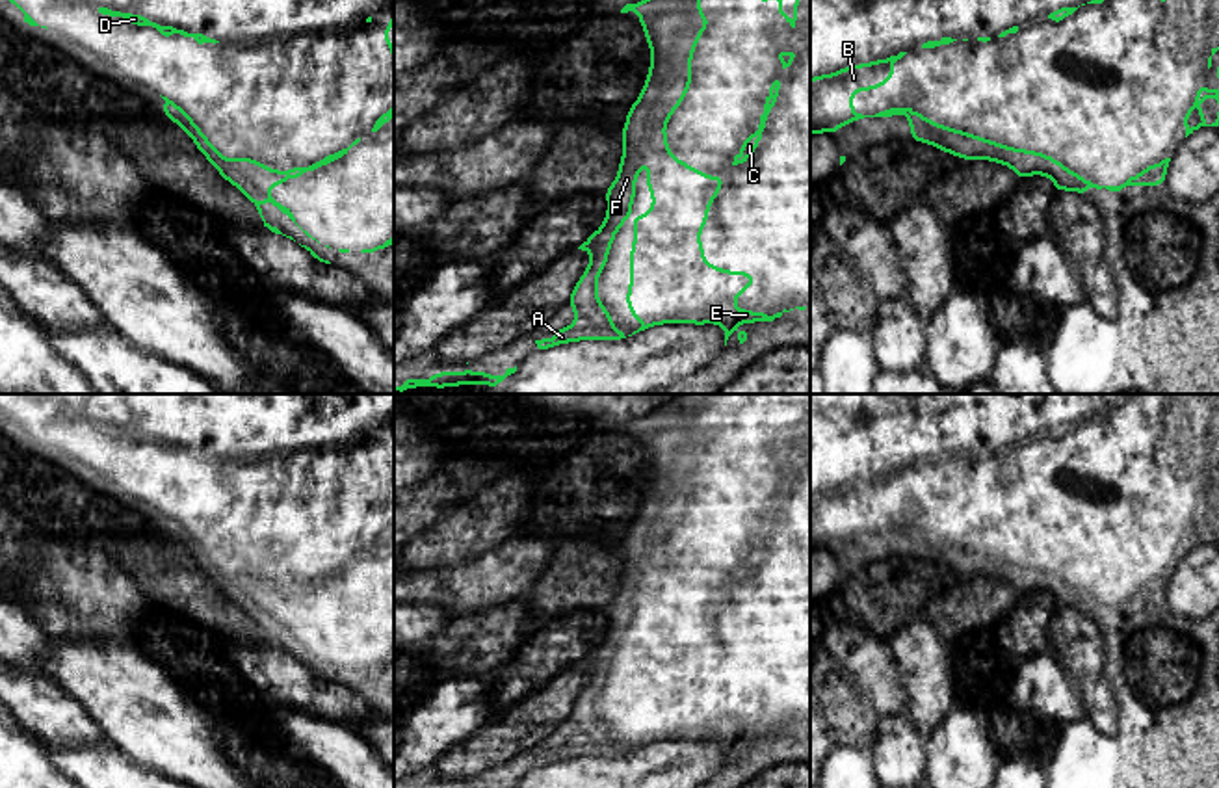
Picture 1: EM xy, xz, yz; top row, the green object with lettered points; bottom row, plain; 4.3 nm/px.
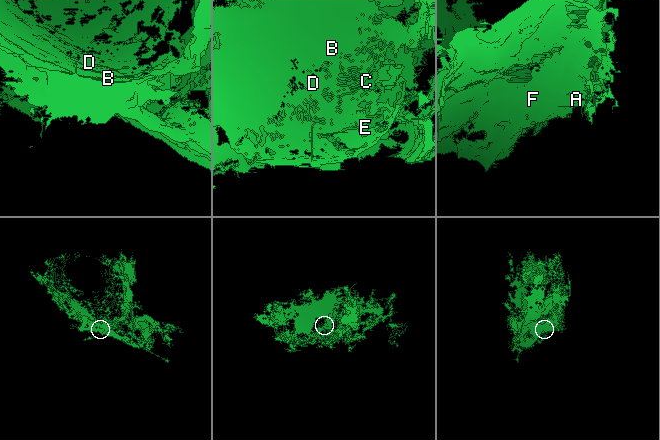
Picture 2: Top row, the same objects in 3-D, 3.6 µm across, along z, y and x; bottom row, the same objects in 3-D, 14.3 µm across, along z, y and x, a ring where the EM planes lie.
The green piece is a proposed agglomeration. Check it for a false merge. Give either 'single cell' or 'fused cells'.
single cell

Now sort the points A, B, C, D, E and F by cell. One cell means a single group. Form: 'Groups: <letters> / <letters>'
Groups: A B C D E F

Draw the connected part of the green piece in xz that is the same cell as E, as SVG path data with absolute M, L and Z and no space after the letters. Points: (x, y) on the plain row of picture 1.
M676 394L647 416L621 426L639 429L652 470L650 483L637 517L626 528L619 589L602 610L608 615L604 639L578 663L589 667L591 676L567 717L574 725L574 742L557 743L552 755L535 756L539 766L567 758L626 755L600 719L596 701L615 650L634 623L636 593L645 567L650 569L647 606L652 624L634 634L626 723L641 743L632 751L663 740L717 740L725 747L727 762L738 740L773 738L790 729L784 725L767 732L734 725L738 712L753 704L756 693L710 682L701 660L701 647L725 591L708 593L669 569L665 541L686 515L693 496L693 468L712 439L701 427L704 396Z

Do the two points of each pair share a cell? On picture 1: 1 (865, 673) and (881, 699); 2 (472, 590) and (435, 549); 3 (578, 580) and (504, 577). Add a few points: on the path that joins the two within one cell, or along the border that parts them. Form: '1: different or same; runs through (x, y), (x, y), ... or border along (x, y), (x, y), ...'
1: same; runs through (870, 679), (881, 694)
2: different; border along (491, 547), (463, 562), (417, 569), (413, 573)
3: different; border along (549, 536), (552, 562), (517, 604)

